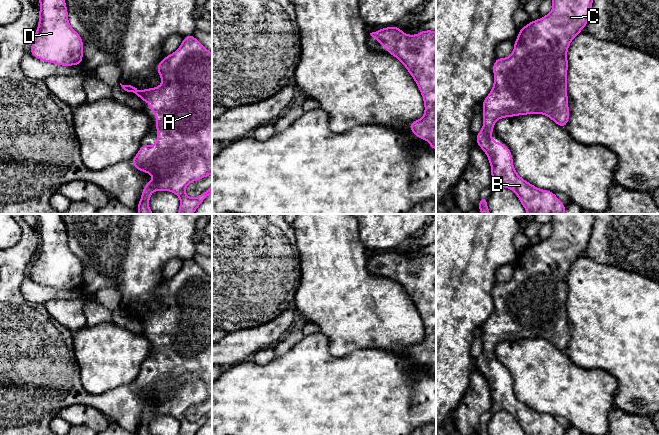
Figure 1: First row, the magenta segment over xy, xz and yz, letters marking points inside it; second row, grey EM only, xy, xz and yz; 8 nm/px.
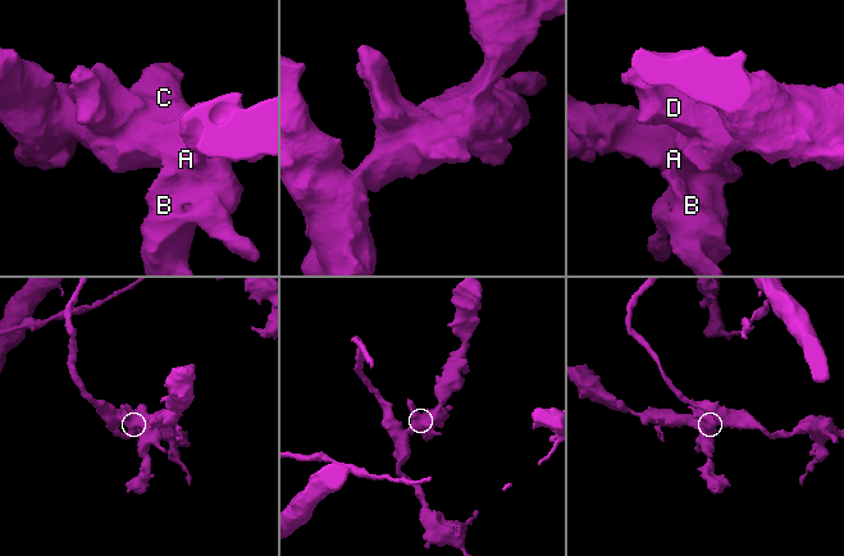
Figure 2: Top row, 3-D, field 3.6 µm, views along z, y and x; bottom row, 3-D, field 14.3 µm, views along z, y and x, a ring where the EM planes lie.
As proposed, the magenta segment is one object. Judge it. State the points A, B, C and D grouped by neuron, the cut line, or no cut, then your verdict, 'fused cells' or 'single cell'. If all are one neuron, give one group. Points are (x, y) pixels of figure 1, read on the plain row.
groups A B C D; cut none; single cell

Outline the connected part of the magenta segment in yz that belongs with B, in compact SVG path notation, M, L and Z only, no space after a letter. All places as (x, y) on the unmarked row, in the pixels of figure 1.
M552 214L551 236L538 244L530 245L518 254L513 277L506 282L496 282L492 291L494 308L483 330L483 352L475 359L478 370L488 380L491 390L491 415L499 411L511 413L526 435L565 435L566 429L554 416L535 411L521 402L513 390L510 373L502 366L492 365L495 346L501 342L519 339L543 338L561 352L569 345L567 318L567 275L571 265L586 251L593 229L592 214Z

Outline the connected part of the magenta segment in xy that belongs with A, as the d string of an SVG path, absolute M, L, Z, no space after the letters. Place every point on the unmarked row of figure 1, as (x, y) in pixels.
M193 258L187 259L183 262L183 265L180 271L174 275L171 279L165 280L156 291L157 296L160 299L162 308L159 311L148 312L144 314L138 314L137 312L131 309L121 309L121 311L133 318L136 318L143 326L148 326L150 328L150 336L156 339L156 355L157 355L157 365L155 369L141 369L138 377L131 384L133 391L144 397L149 397L154 400L152 405L149 405L145 408L142 414L142 419L138 430L137 435L151 435L149 433L149 424L151 422L152 415L170 415L176 418L180 422L179 435L195 435L202 426L212 418L212 410L210 410L206 415L201 417L198 421L191 422L188 421L185 417L186 410L194 405L198 405L212 398L212 277L208 275L195 261Z

